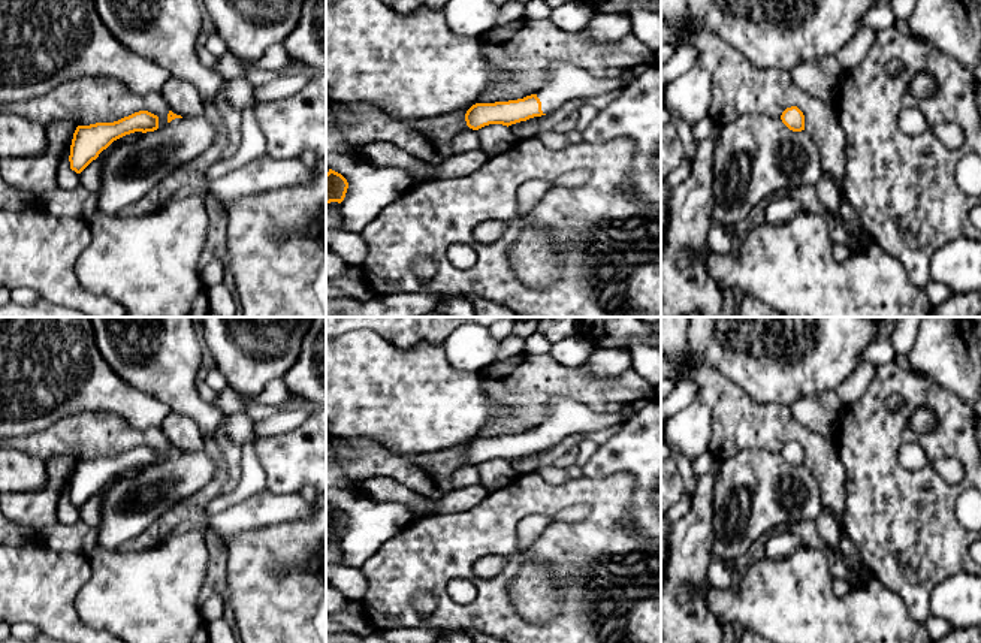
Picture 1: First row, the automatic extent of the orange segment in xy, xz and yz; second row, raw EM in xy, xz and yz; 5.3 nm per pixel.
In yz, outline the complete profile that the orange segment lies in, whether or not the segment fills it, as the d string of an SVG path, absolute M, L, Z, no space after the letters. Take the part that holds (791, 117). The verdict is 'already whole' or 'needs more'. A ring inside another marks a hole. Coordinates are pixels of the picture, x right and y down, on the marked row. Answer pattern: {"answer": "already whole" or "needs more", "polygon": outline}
{"answer": "already whole", "polygon": "M797 106L787 108L781 120L793 132L805 130L805 115Z"}

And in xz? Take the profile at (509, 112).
{"answer": "needs more", "polygon": "M555 63L541 73L541 87L535 94L517 100L476 103L467 114L467 126L479 130L489 124L511 126L534 117L553 112L576 97L585 100L610 91L622 91L630 81L625 78L595 78L588 70L570 64Z"}

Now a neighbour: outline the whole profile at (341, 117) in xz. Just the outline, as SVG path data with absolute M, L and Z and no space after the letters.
M326 102L326 105L332 109L332 127L336 135L336 148L335 150L350 154L353 157L360 157L360 150L363 147L342 144L338 138L338 130L341 127L350 126L354 121L353 114L347 109L345 103Z

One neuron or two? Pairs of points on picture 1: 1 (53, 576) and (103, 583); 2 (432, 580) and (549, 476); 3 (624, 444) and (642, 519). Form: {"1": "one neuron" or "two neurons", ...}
{"1": "two neurons", "2": "two neurons", "3": "one neuron"}

